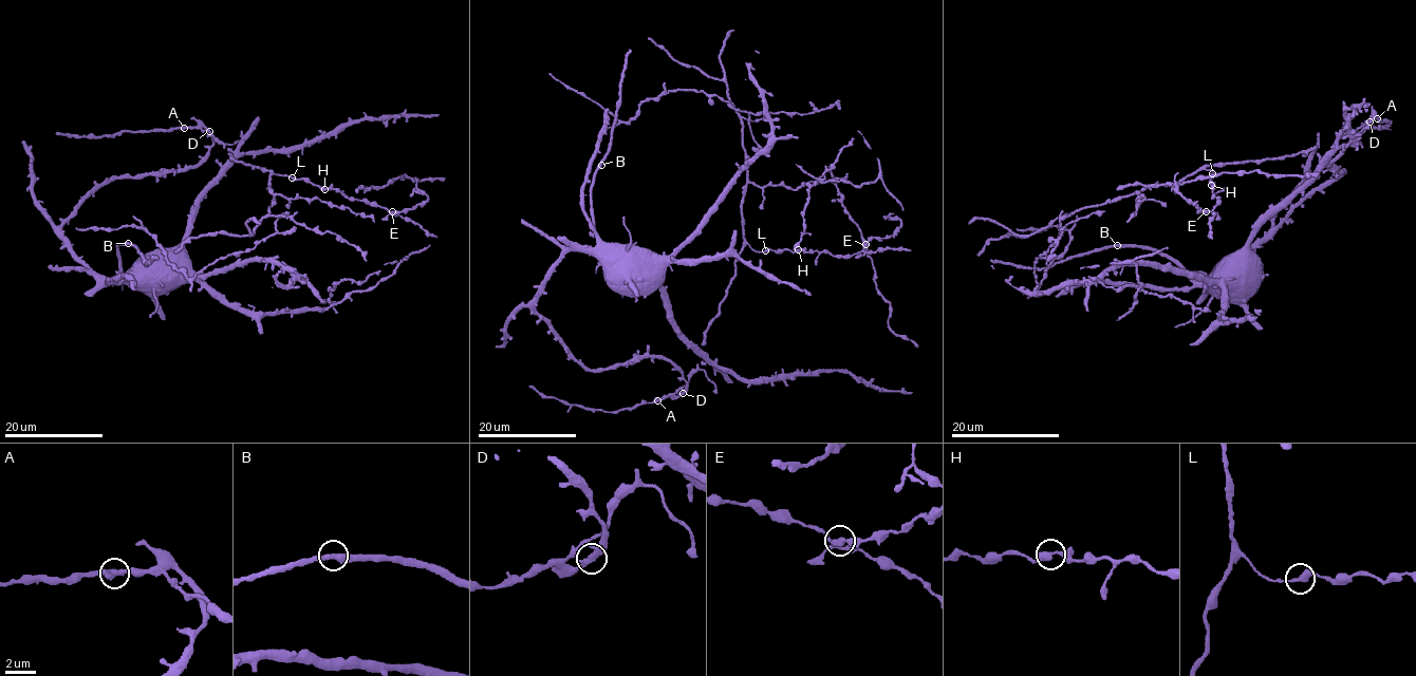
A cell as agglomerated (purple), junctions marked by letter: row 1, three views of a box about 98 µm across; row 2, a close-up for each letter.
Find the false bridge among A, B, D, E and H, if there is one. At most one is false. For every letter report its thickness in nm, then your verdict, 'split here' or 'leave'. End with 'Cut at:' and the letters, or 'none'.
A: 360 nm thick; leave
B: 400 nm thick; leave
D: 360 nm thick; leave
E: 380 nm thick; leave
H: 360 nm thick; leave
Cut at: none

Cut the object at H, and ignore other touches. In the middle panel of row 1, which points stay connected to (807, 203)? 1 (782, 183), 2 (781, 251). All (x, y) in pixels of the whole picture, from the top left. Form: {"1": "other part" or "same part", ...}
{"1": "other part", "2": "other part"}

